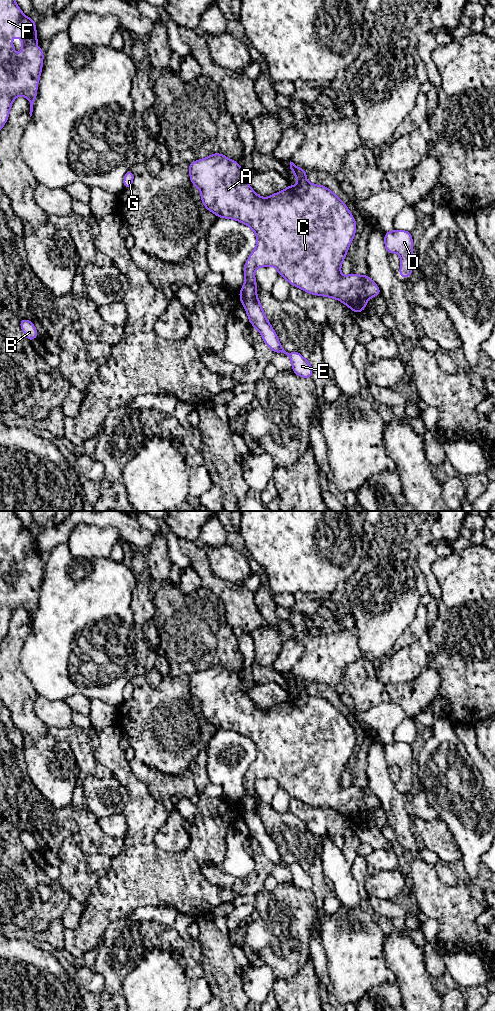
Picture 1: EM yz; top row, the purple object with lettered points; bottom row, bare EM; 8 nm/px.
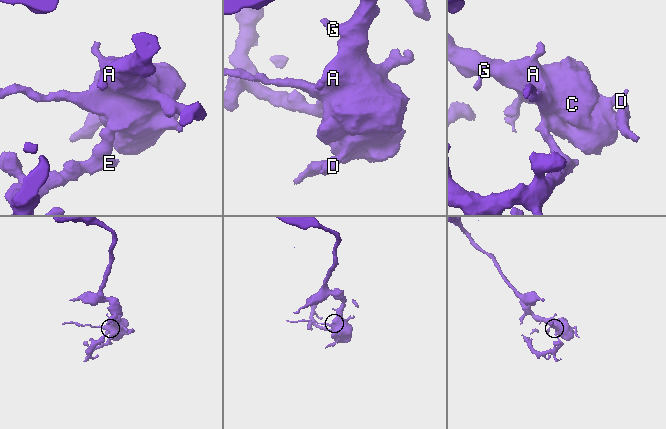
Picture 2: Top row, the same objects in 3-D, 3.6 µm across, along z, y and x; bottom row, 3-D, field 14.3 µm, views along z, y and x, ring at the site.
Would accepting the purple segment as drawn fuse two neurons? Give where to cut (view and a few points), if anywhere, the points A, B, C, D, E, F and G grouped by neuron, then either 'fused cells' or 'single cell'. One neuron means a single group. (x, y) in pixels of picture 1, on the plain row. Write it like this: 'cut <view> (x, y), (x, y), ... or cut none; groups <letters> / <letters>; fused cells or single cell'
cut yz (256, 808), (248, 811), (243, 816); groups A C D F G / B E; fused cells

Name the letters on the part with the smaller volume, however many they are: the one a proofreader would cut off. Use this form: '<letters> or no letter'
B, E

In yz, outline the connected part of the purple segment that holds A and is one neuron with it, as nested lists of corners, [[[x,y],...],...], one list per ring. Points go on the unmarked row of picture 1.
[[[221,665],[212,666],[204,671],[200,671],[197,673],[193,673],[189,675],[189,687],[190,692],[201,703],[201,713],[206,721],[210,724],[213,724],[217,727],[218,730],[229,730],[233,732],[237,732],[243,736],[248,737],[256,746],[257,749],[257,757],[255,761],[252,763],[251,767],[248,769],[245,777],[244,777],[244,789],[245,795],[241,802],[239,803],[240,813],[244,816],[247,812],[257,809],[257,802],[256,802],[256,792],[255,792],[255,781],[257,779],[266,779],[266,778],[274,778],[277,780],[279,788],[284,789],[291,797],[296,798],[303,803],[310,805],[312,807],[321,807],[324,809],[332,809],[336,812],[343,814],[347,819],[352,821],[356,826],[361,824],[362,822],[366,821],[366,814],[373,808],[380,808],[381,803],[376,795],[368,788],[368,787],[357,787],[355,785],[351,785],[350,787],[344,789],[340,785],[341,777],[343,772],[347,767],[347,763],[349,760],[350,755],[354,752],[355,744],[356,744],[356,733],[345,717],[329,700],[323,697],[316,697],[310,696],[307,694],[305,683],[302,680],[297,679],[293,674],[290,673],[290,681],[292,682],[293,686],[296,688],[298,692],[298,697],[293,699],[291,696],[288,699],[281,703],[271,707],[268,710],[260,709],[256,704],[254,704],[249,697],[248,693],[244,689],[244,685],[242,680],[239,677],[239,674],[232,673],[231,671],[227,670],[226,668],[222,667]]]

